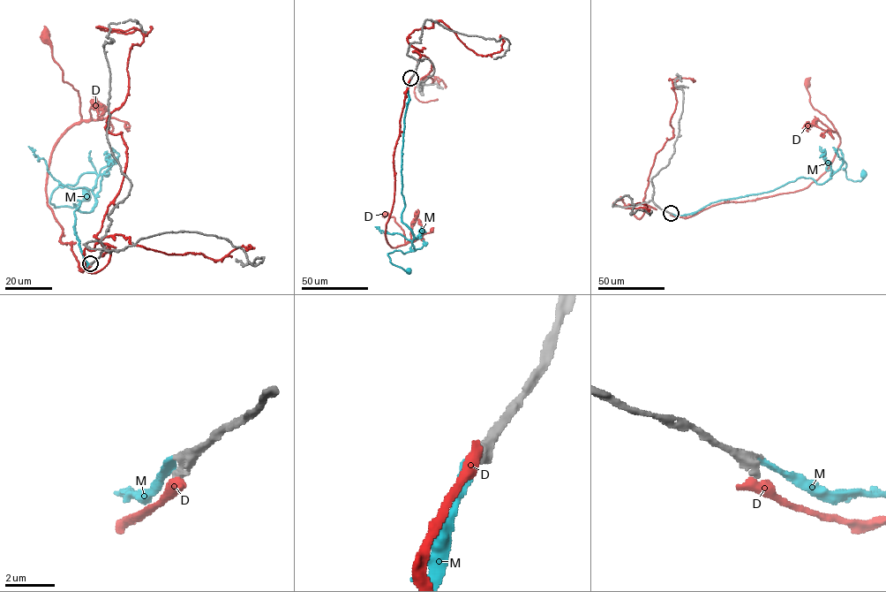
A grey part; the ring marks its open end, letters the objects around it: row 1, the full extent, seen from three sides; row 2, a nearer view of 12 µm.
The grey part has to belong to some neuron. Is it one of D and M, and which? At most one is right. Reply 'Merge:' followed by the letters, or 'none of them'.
Merge: M

